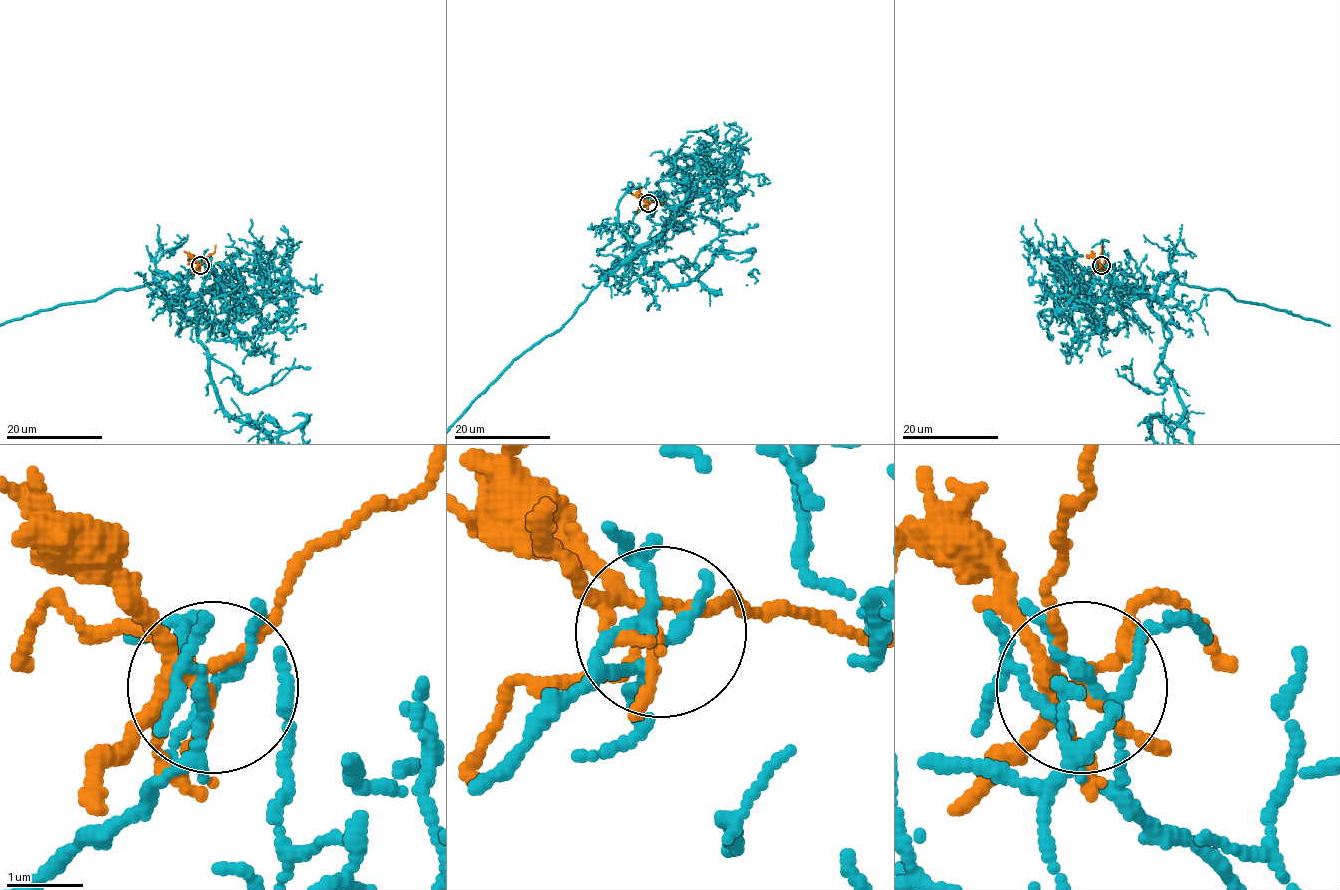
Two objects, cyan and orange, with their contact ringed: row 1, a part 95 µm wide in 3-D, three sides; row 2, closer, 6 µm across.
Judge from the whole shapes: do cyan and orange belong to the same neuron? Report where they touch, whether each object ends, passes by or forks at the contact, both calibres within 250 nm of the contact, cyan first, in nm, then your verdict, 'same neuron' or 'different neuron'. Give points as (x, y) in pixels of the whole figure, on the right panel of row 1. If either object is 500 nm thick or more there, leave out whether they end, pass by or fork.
(1101, 265) | cyan forks | orange forks | 130/160 nm | different neuron

